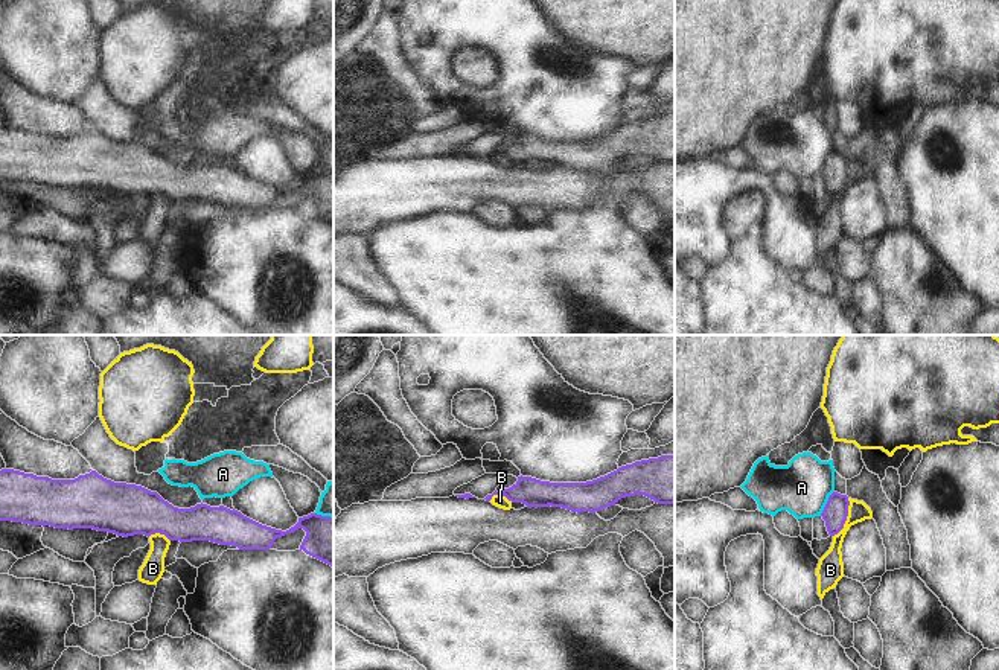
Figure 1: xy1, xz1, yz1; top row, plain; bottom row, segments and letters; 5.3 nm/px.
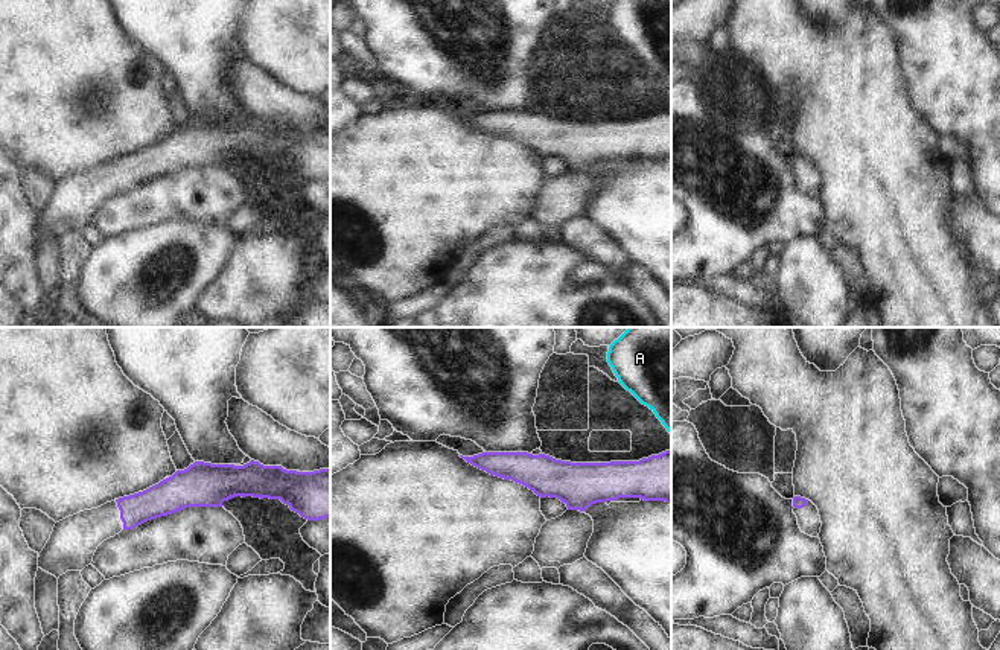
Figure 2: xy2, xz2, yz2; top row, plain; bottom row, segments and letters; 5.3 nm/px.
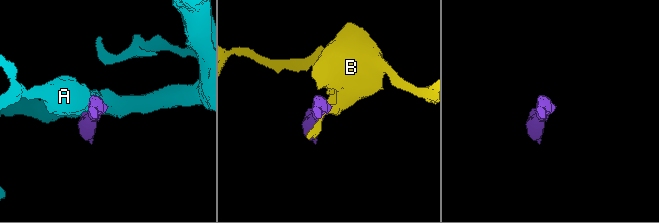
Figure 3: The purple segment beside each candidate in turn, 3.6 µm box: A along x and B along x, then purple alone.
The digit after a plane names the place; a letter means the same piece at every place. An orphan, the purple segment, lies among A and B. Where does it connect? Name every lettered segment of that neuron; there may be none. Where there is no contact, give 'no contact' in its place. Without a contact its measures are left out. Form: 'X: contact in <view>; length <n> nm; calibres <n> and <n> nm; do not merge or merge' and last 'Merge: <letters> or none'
A: contact in yz1; length 150 nm; calibres 130 and 280 nm; do not merge
B: contact in yz1; length 220 nm; calibres 130 and 110 nm; do not merge
Merge: none

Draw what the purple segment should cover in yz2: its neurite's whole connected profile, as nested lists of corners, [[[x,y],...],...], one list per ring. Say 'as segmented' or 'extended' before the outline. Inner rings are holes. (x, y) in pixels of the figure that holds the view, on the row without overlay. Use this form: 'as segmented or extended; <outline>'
extended; [[[801,155],[793,157],[793,166],[801,190],[811,196],[819,196],[822,181],[817,166]]]

